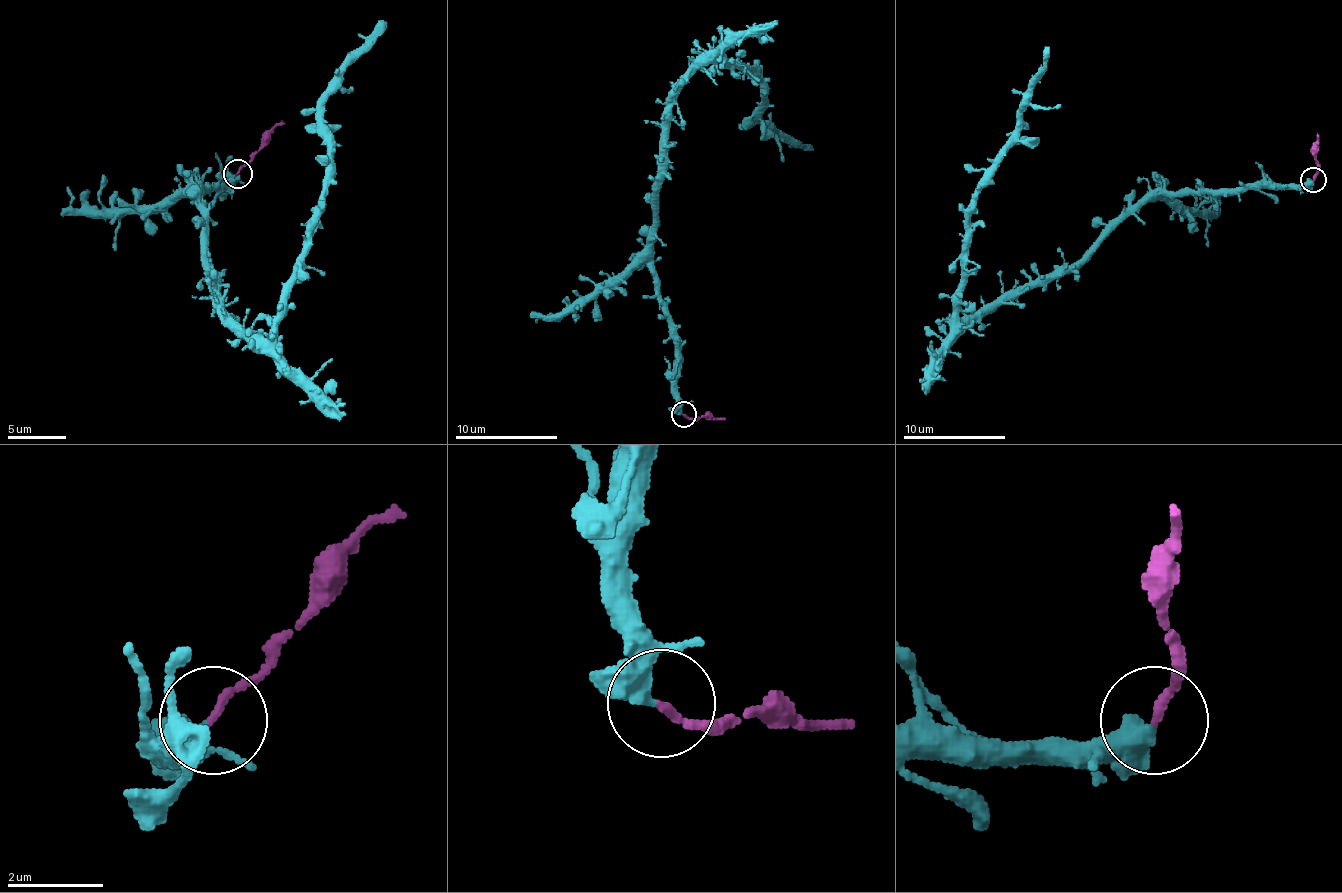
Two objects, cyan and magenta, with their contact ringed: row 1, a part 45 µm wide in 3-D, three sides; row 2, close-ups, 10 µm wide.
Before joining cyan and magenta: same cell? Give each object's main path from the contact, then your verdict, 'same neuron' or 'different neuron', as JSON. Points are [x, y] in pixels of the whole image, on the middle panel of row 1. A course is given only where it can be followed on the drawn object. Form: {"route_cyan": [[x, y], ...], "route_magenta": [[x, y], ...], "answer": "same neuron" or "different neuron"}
{"route_cyan": [[682, 415], [677, 338], [654, 251], [669, 103], [695, 70], [733, 62], [761, 82], [758, 118], [810, 149]], "route_magenta": [[684, 415], [725, 420]], "answer": "different neuron"}

